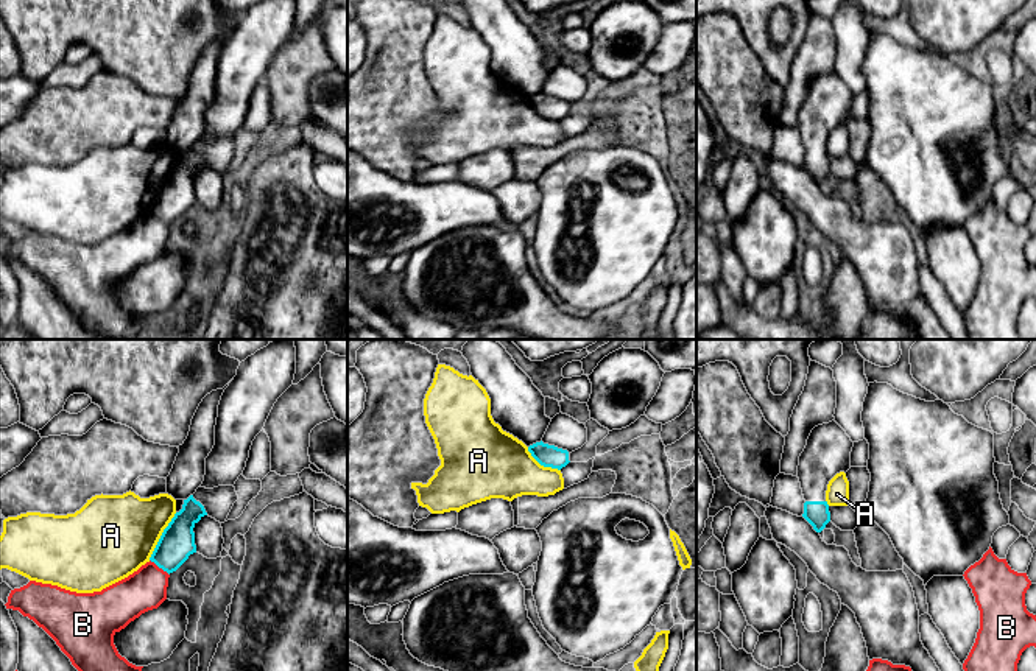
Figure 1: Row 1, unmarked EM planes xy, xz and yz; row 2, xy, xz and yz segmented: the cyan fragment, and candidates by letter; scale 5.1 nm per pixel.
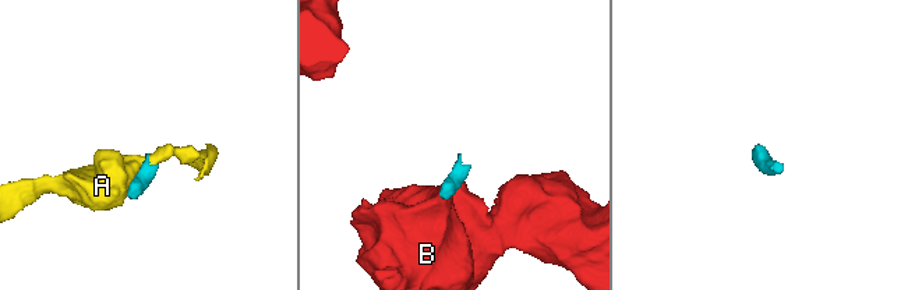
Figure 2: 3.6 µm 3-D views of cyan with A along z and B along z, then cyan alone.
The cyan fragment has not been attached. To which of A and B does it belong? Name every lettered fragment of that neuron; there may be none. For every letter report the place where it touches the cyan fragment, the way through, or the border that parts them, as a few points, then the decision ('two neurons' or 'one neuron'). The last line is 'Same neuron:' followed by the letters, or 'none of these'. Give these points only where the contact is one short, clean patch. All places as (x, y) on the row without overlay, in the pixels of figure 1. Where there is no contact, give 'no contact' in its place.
A: xy (161, 187) | two neurons
B: xy (159, 218) | along xy (150, 210), (169, 226) | two neurons
Same neuron: none of these

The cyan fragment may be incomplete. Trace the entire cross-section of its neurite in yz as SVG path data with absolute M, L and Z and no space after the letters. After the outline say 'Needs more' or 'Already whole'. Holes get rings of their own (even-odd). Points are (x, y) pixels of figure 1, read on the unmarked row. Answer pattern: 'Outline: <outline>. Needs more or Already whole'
Outline: M832 72L812 81L799 107L798 129L805 151L802 168L816 184L830 173L827 135L837 125L851 120L852 98L854 93L846 83Z. Needs more

